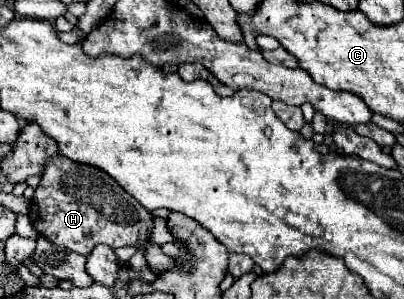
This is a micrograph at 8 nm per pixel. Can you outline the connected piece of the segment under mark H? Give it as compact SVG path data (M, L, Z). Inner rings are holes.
M62 155L46 161L42 181L36 187L28 215L42 237L84 257L90 255L92 247L98 243L104 243L112 249L132 245L144 251L148 267L158 269L160 273L166 273L180 265L180 261L164 255L160 247L154 247L154 243L150 243L154 227L150 211L140 207L140 203L132 199L132 195L128 195L124 189L120 189L118 183L104 171L72 163Z

